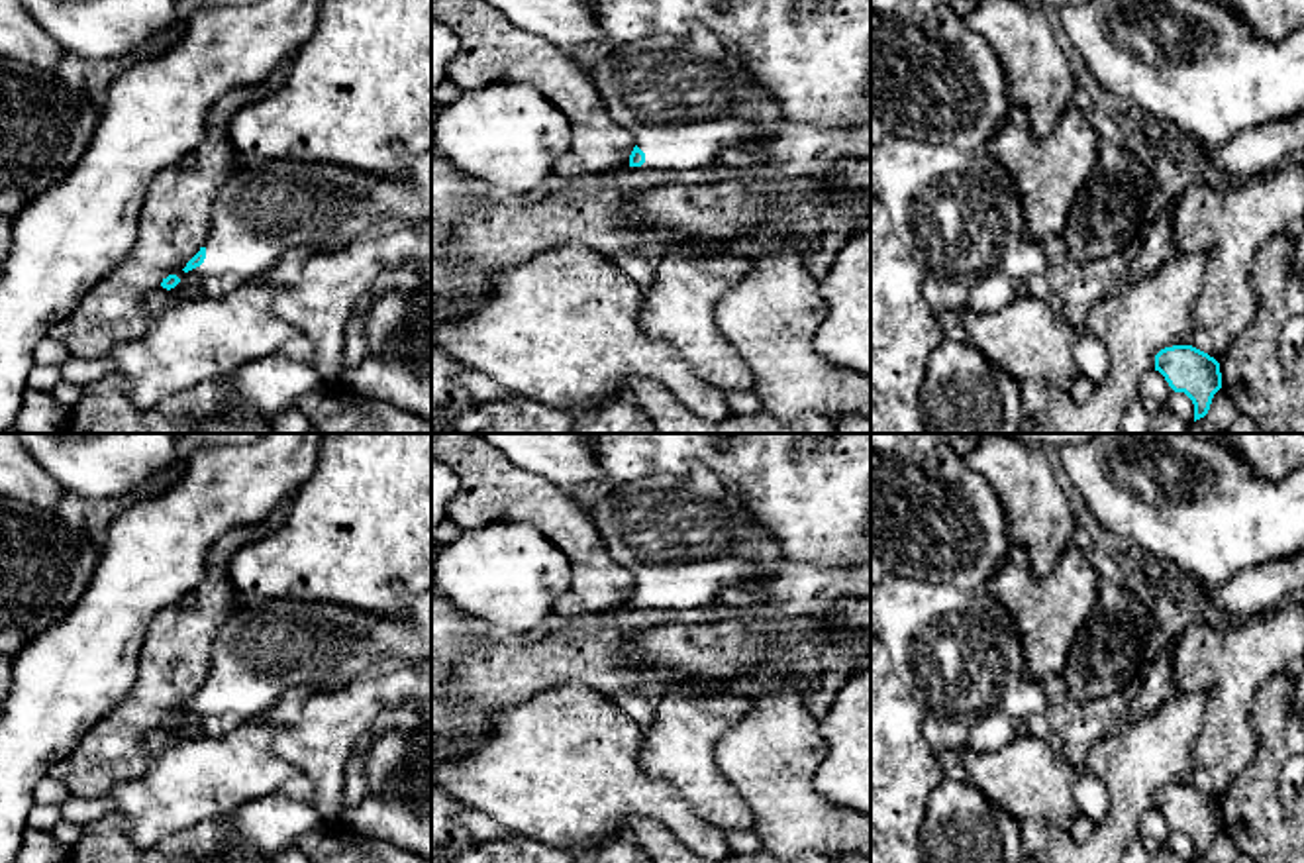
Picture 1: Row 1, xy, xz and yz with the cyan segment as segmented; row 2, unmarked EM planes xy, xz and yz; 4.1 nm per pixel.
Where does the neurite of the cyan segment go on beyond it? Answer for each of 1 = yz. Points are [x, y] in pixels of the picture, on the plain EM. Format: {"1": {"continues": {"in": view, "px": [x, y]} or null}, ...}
{"1": {"continues": null}}

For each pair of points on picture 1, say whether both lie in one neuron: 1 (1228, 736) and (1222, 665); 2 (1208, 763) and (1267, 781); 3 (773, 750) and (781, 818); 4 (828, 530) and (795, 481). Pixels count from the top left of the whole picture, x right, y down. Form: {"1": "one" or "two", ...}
{"1": "one", "2": "two", "3": "one", "4": "one"}

